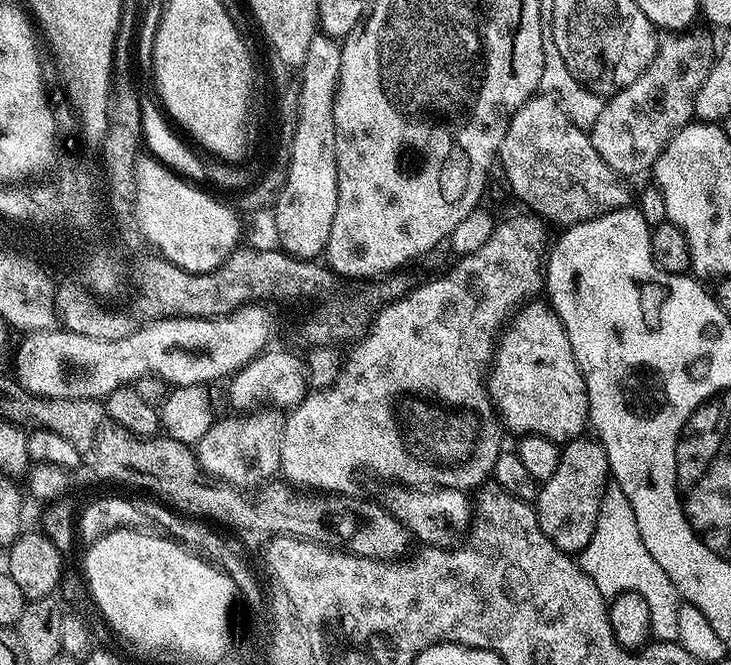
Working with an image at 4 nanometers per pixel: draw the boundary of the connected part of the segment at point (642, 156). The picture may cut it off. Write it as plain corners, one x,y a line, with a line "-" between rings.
668,34
659,41
656,49
656,57
650,62
650,66
630,86
626,86
621,92
613,92
605,99
604,109
598,114
597,121
590,129
592,144
598,150
598,154
608,165
617,169
621,177
640,176
643,172
651,173
656,166
656,160
662,154
662,150
688,124
693,123
695,112
695,98
699,88
706,82
707,74
711,70
714,61
714,48
707,44
700,36
688,36
692,34

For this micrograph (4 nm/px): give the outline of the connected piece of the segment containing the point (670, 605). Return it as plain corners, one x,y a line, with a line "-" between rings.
610,486
604,491
598,522
594,526
594,538
590,538
584,551
579,553
578,563
605,598
615,598
624,592
642,594
646,598
646,606
650,606
655,639
660,642
678,641
681,598
676,593
674,582
666,578
666,570
662,570
662,566
650,558
650,550
646,550
642,542
642,534
638,534
634,510
620,488

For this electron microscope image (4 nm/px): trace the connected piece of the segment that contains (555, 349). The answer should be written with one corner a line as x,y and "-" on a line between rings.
527,303
521,314
507,327
499,341
490,380
492,401
503,423
509,429
512,427
516,434
545,436
557,442
567,442
585,435
589,427
586,382
574,358
570,338
566,338
566,330
547,303

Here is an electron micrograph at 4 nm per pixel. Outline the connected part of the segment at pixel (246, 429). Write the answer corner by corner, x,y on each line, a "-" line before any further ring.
254,410
249,414
232,414
232,417
226,420
217,419
194,446
196,461
200,463
200,471
211,477
213,481
223,482
237,490
256,487
259,489
267,485
273,479
271,476
280,472
285,419
285,413
280,410

